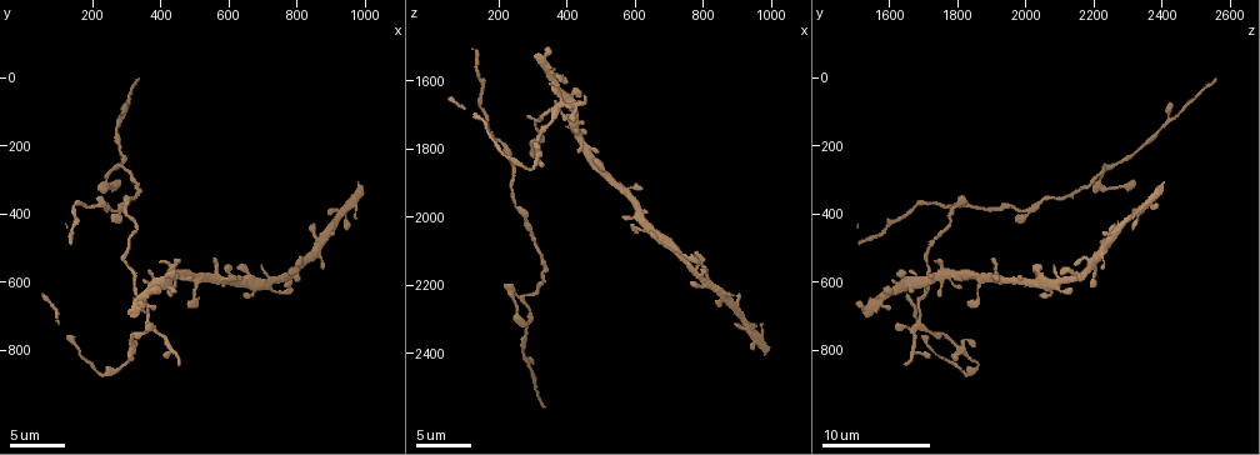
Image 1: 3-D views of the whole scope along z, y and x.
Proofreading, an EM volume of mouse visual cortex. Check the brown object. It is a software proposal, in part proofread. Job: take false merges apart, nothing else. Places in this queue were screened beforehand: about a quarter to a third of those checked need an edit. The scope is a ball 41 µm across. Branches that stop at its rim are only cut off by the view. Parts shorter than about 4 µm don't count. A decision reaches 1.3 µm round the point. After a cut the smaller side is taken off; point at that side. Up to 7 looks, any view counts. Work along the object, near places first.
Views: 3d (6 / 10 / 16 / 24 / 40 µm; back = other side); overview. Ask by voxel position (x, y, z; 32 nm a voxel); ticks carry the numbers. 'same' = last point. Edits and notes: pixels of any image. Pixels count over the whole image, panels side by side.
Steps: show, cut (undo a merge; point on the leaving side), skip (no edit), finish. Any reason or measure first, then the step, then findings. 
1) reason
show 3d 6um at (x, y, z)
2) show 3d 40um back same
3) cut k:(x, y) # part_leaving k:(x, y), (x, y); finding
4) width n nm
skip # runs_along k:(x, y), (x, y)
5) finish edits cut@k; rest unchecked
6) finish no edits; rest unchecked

thick turns thin
show 3d 10um at (270, 390, 2000)

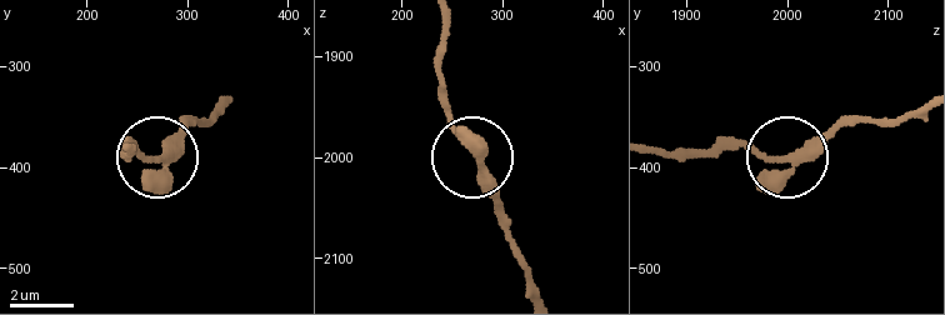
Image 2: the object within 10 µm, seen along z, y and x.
arms 4
skip # runs_along 2:(654, 149), (783, 156), (815, 149), (845, 121); continuous, no second cell

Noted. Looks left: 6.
show 3d 16um at (240, 380, 1840)

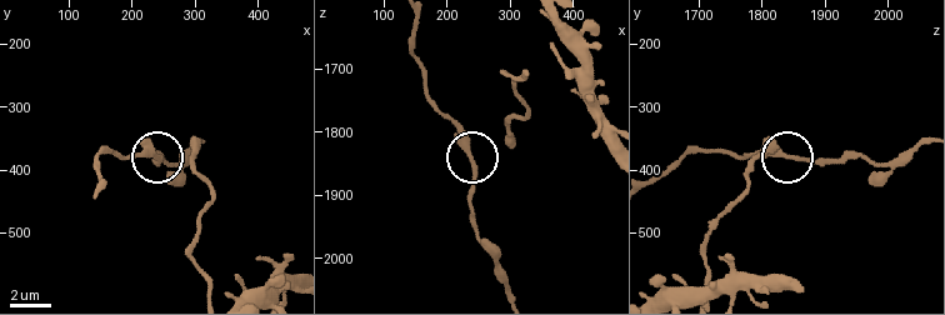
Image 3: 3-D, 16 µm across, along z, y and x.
skip # one cell here

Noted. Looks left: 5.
three-way junction
show 3d 10um at (270, 260, 2240)

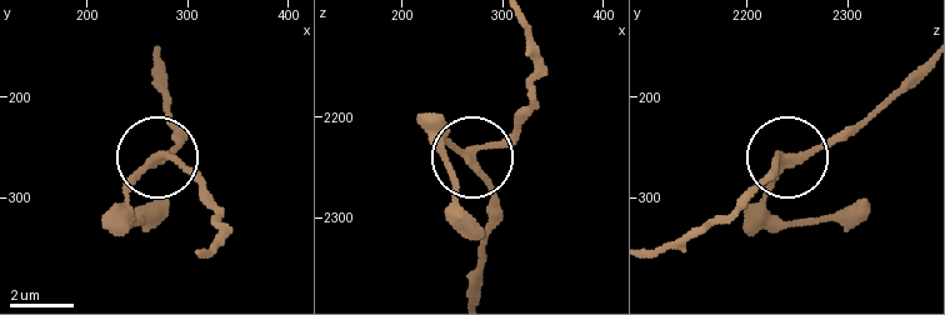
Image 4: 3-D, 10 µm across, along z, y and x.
closer look
show 3d 6um at (264, 268, 2238)

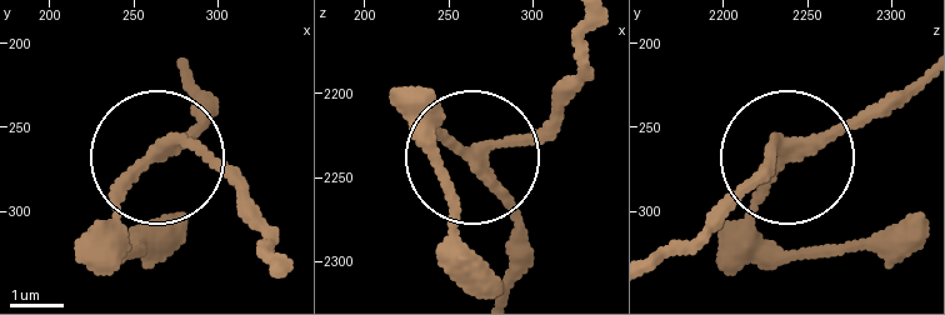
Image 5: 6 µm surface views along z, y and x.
arms 3
skip # runs_along 5:(275, 266), (261, 218), (180, 150), (158, 155), (78, 240); one cell here

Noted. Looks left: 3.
finish no edits; rest unchecked

